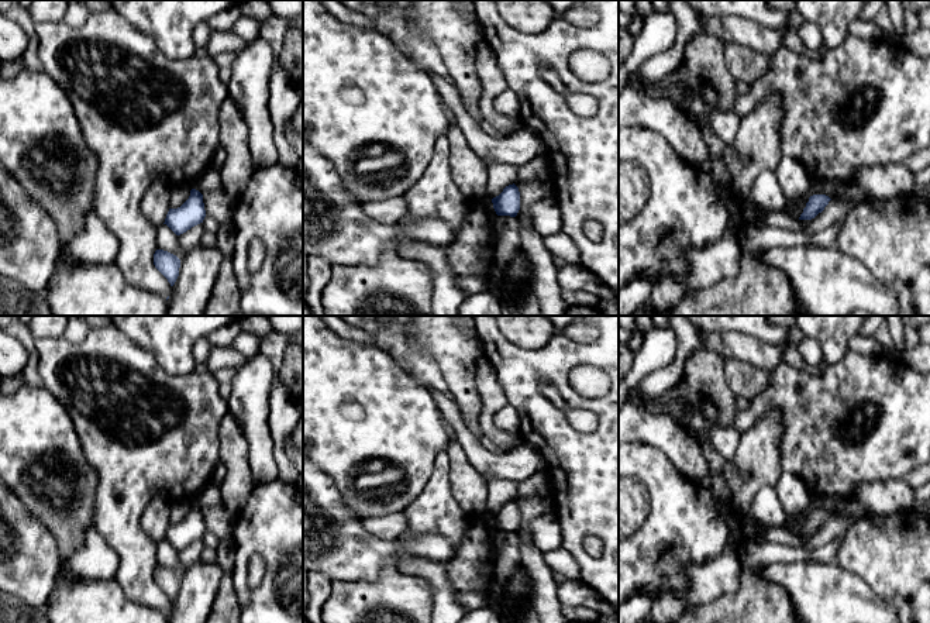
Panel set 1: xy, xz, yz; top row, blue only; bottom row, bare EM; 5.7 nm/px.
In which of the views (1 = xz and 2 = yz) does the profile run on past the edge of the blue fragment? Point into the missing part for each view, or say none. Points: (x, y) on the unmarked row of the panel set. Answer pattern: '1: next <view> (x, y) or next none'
1: next none
2: next none

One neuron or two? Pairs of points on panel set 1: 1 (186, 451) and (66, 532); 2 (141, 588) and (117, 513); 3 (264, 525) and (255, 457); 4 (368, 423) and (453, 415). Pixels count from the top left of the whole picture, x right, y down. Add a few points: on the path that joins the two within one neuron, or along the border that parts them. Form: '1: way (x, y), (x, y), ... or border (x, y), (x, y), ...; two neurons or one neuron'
1: border (97, 479), (93, 526); two neurons
2: way (135, 570), (135, 550), (123, 532); one neuron
3: border (276, 478), (257, 484); two neurons
4: border (426, 388), (453, 432); two neurons

